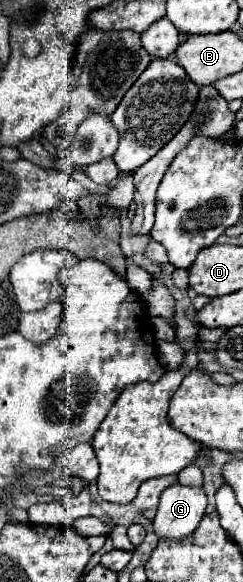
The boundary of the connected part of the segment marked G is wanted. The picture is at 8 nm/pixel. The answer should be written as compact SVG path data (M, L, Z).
M174 484L160 496L154 530L158 538L182 538L194 532L206 510L206 494L202 488Z

